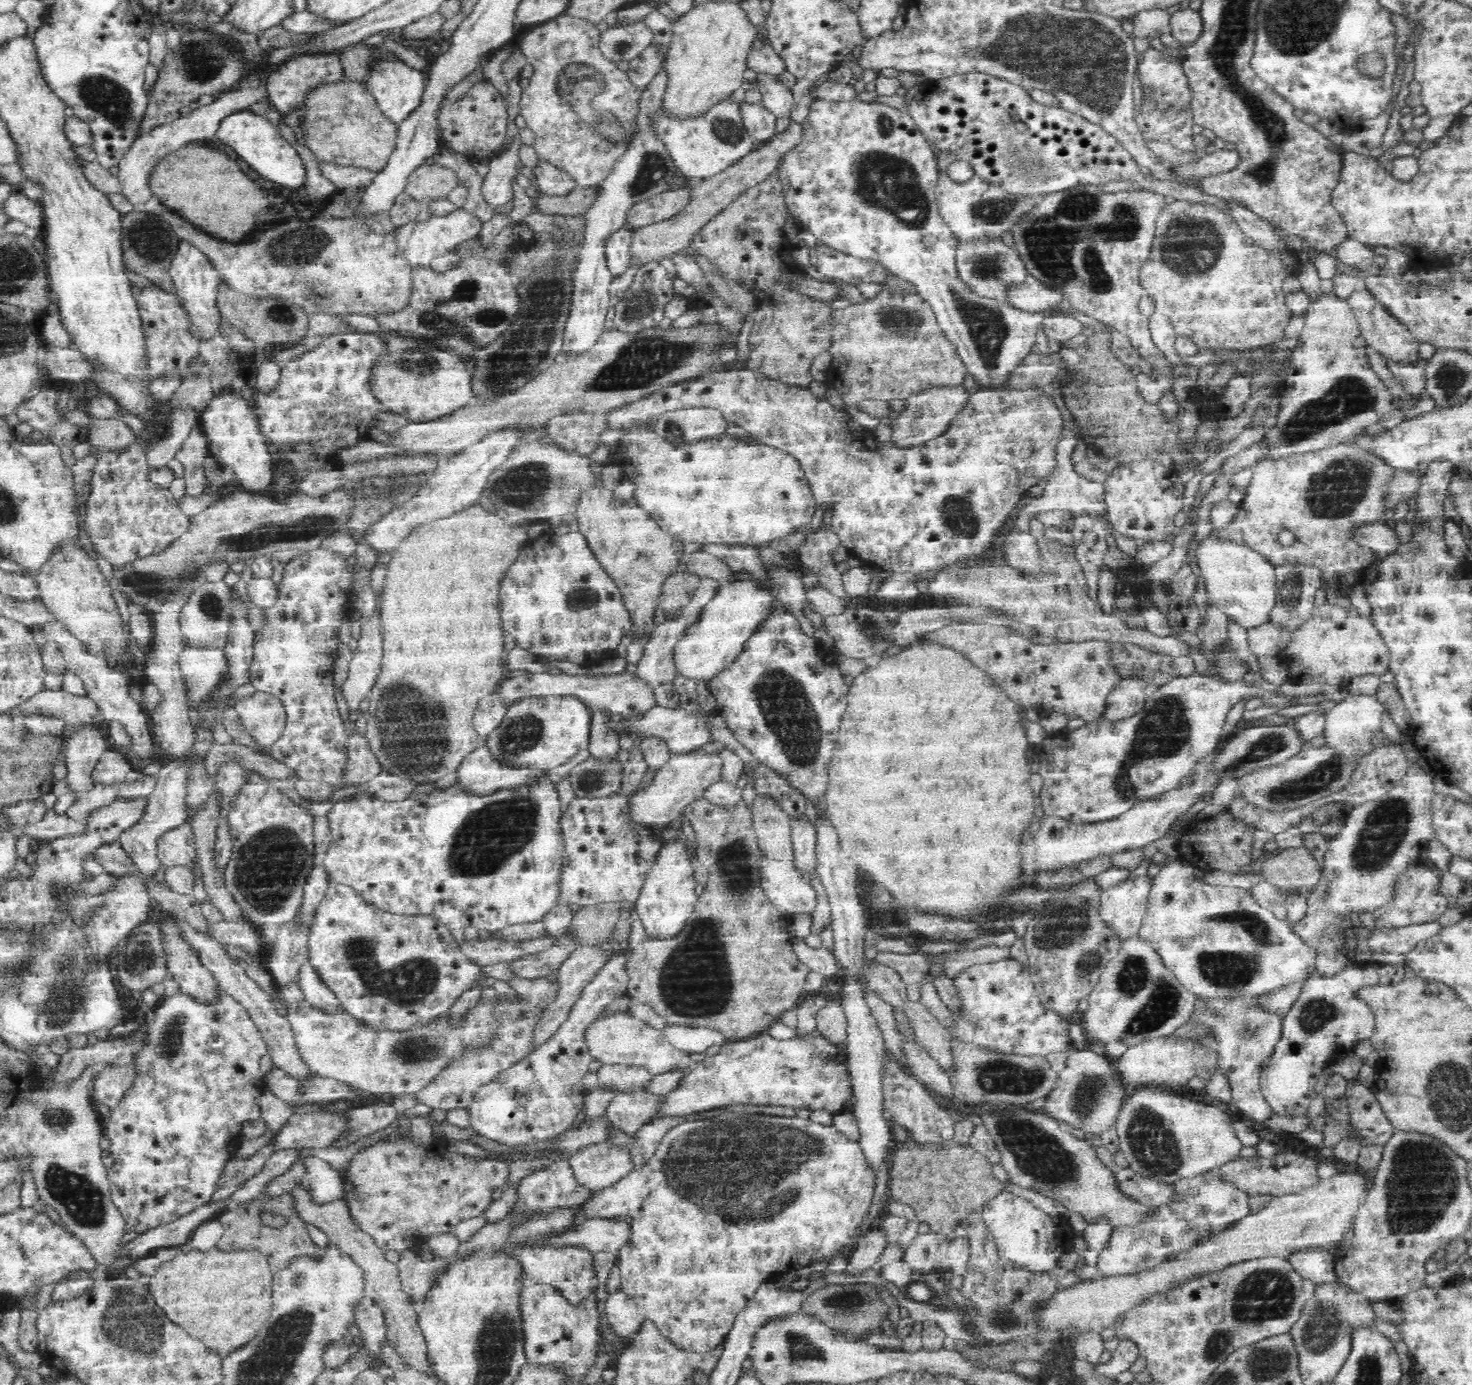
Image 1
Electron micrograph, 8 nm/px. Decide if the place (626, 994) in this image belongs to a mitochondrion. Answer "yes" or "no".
no

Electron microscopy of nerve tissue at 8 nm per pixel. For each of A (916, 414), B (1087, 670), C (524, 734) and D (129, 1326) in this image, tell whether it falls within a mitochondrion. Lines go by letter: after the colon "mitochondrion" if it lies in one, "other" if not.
A: mitochondrion
B: other
C: mitochondrion
D: mitochondrion

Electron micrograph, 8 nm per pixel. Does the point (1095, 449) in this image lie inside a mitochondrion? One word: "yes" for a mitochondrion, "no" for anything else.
no

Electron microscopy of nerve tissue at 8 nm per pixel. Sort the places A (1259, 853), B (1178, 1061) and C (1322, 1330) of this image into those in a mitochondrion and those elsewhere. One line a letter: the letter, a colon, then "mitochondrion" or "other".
A: other
B: other
C: mitochondrion

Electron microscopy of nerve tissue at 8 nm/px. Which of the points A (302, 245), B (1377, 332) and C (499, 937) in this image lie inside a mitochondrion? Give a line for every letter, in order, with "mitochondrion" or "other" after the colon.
A: mitochondrion
B: other
C: other

